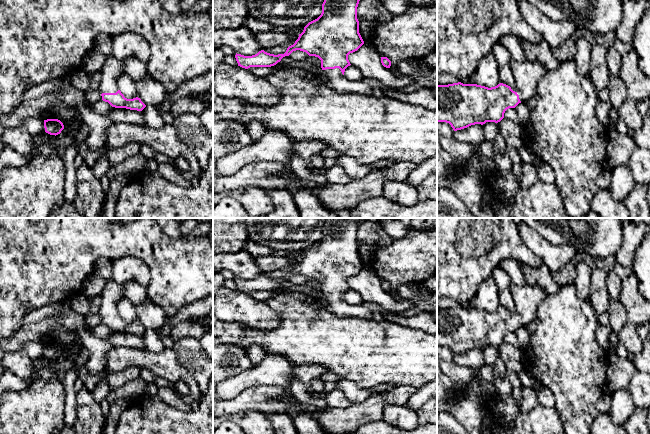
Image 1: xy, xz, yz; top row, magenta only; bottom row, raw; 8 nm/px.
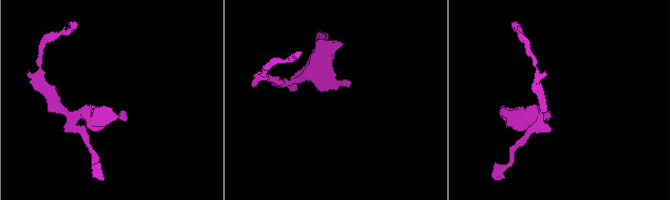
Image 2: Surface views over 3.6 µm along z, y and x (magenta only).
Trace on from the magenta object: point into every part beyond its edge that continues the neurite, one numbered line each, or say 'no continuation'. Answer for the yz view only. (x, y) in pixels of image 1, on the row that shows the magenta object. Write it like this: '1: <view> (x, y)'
1: yz (527, 74)

